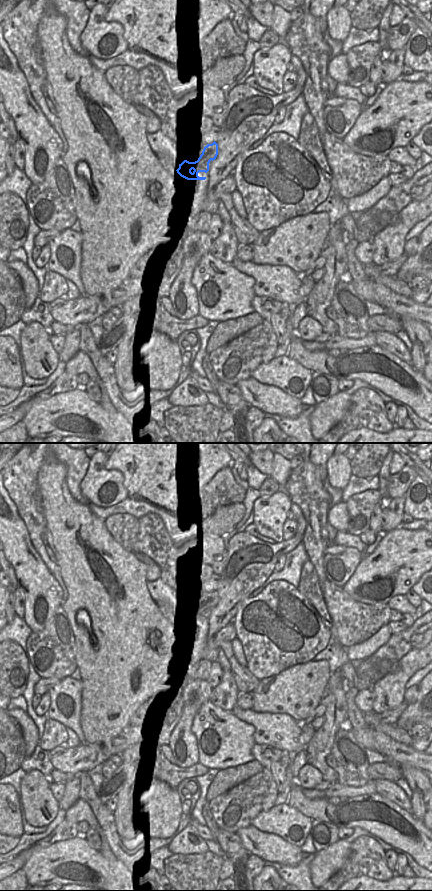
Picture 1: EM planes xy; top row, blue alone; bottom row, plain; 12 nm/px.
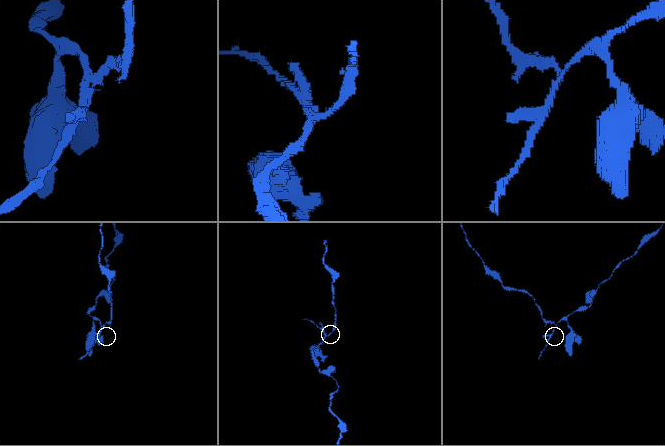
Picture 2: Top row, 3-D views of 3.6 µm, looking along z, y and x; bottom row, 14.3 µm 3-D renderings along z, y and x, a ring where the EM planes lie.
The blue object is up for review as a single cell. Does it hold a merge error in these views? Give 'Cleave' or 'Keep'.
Cleave

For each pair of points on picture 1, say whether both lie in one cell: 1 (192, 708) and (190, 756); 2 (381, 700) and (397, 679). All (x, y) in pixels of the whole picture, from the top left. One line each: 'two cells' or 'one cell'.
1: one cell
2: one cell

